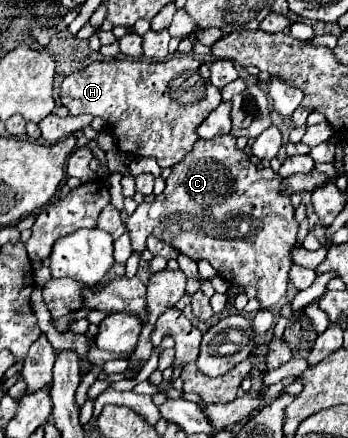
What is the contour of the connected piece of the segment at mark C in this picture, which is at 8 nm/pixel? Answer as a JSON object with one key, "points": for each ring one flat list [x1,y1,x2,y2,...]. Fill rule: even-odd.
{"points":[[225,134,211,140,197,140,193,150,171,168,171,176,167,178,163,194,157,196,151,204,139,204,137,210,127,218,125,226,133,252,141,254,145,250,145,240,153,234,195,262,205,258,225,282,239,288,255,286,259,292,257,300,261,302,261,308,273,308,287,292,289,270,293,266,291,250,299,246,299,224,295,220,295,208,291,200,281,194,281,184,283,178,277,172,273,172,269,166,255,166,249,156,235,146,235,136]]}

